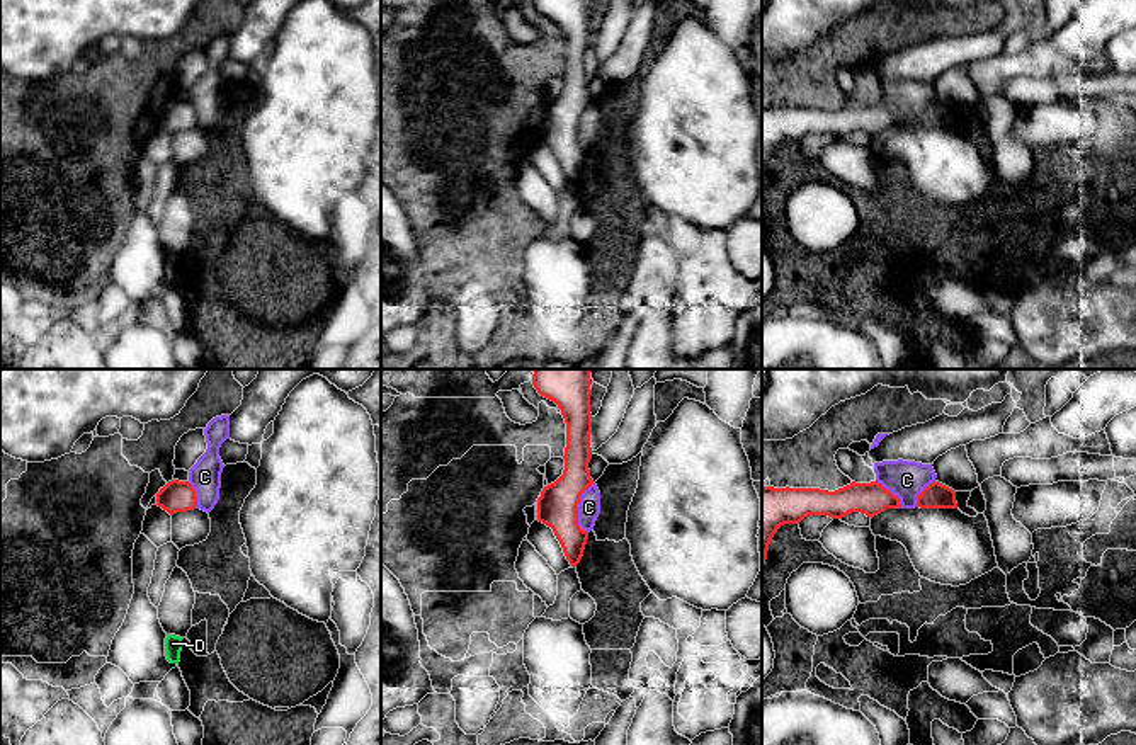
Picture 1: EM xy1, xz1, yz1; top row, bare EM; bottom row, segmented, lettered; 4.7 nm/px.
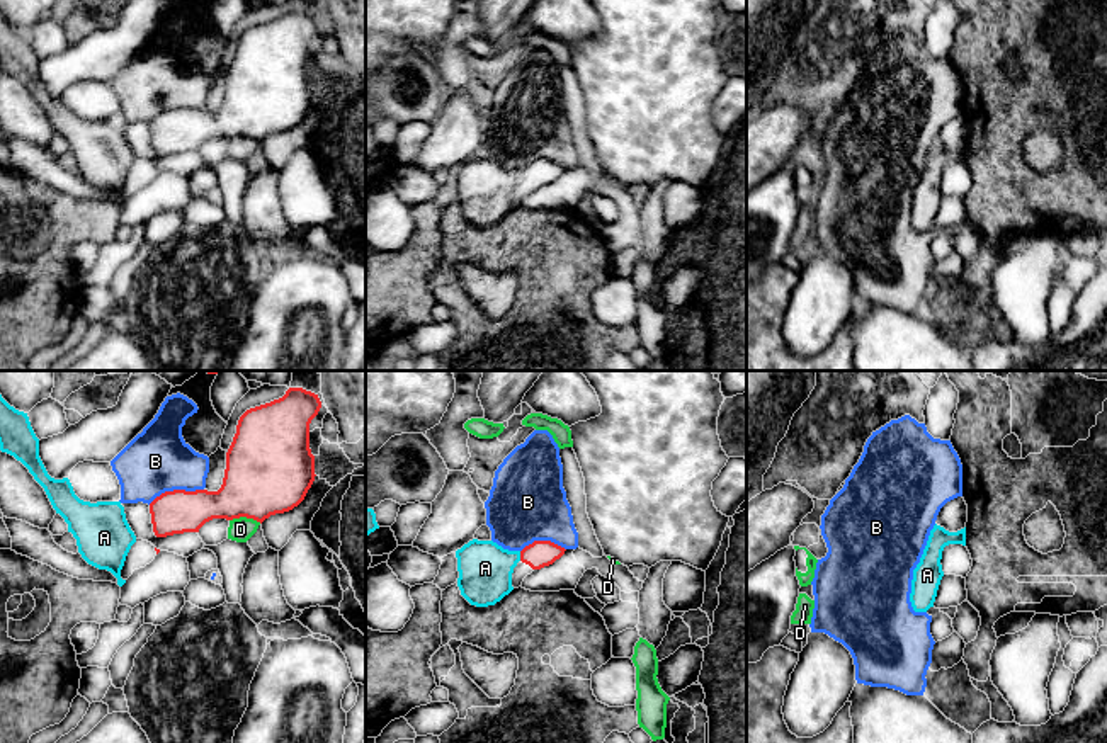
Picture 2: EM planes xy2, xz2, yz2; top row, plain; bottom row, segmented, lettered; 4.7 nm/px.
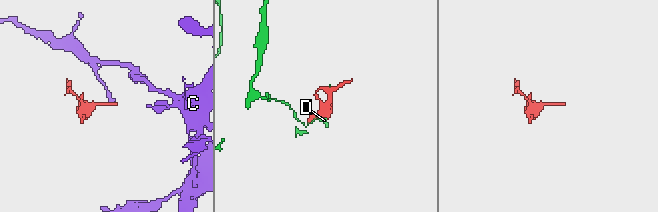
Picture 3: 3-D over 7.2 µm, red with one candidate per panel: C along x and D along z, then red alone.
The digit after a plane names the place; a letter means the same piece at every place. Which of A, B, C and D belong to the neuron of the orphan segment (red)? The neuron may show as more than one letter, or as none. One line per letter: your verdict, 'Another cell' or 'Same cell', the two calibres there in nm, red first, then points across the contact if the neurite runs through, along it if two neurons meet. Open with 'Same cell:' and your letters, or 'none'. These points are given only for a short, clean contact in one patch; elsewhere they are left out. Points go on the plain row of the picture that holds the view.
Same cell: A
A: Same cell. Thickness 130 nm (red) against 260 nm. Path across: xz2 (538, 174), (521, 175), (512, 175), (485, 187)
B: Another cell. Thickness 200 nm (red) against 300 nm
C: Another cell. Thickness 190 nm (red) against 110 nm. Boundary: xz1 (594, 102), (582, 113), (579, 123), (579, 143), (587, 152)
D: Another cell. Thickness 420 nm (red) against 110 nm

